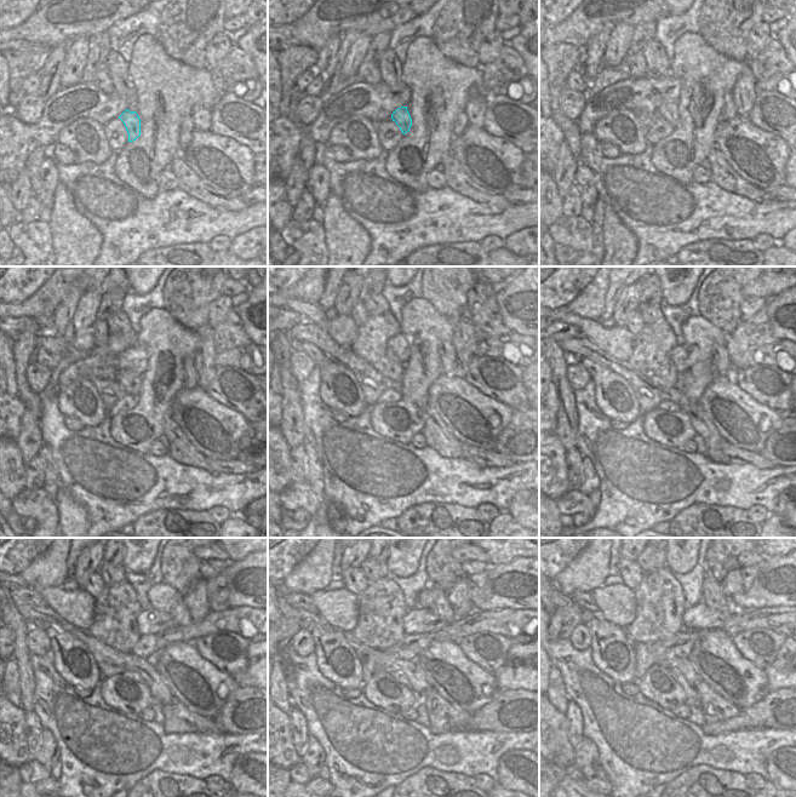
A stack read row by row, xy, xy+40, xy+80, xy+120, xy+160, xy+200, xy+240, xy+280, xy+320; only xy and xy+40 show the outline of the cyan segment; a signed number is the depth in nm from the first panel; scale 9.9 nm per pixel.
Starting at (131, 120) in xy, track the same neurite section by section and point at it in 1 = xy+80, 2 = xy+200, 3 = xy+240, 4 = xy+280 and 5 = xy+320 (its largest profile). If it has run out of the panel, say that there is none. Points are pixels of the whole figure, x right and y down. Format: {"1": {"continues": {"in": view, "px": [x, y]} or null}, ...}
{"1": {"continues": {"in": "xy+80", "px": [669, 112]}}, "2": {"continues": {"in": "xy+200", "px": [658, 339]}}, "3": {"continues": {"in": "xy+240", "px": [115, 611]}}, "4": {"continues": {"in": "xy+280", "px": [382, 608]}}, "5": {"continues": {"in": "xy+320", "px": [656, 607]}}}

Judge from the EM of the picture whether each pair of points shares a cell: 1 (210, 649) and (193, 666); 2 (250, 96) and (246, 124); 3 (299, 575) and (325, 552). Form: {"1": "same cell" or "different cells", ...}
{"1": "different cells", "2": "different cells", "3": "same cell"}

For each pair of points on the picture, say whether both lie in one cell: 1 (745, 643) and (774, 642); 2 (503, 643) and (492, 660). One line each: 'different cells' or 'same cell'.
1: same cell
2: same cell

